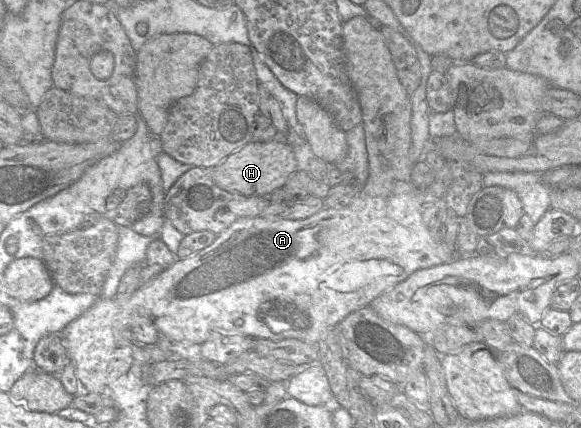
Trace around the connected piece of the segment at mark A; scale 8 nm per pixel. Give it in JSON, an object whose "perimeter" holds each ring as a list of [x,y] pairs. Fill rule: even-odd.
{"perimeter":[[[355,16],[342,26],[343,46],[345,52],[346,69],[351,84],[357,94],[362,111],[362,125],[365,130],[366,148],[369,162],[369,175],[366,182],[359,189],[353,201],[344,208],[323,208],[320,212],[301,220],[291,219],[265,219],[262,217],[242,217],[233,222],[226,230],[217,235],[214,242],[208,247],[198,251],[194,255],[176,259],[158,277],[149,283],[140,286],[126,303],[117,303],[113,299],[100,298],[91,308],[80,317],[68,324],[60,333],[63,343],[67,349],[70,361],[74,364],[76,375],[81,385],[81,391],[88,393],[107,392],[107,367],[117,345],[115,342],[115,331],[130,329],[132,320],[137,316],[147,317],[153,321],[159,334],[165,336],[175,344],[198,344],[202,345],[210,337],[221,334],[244,335],[254,339],[264,338],[271,340],[282,340],[286,338],[297,338],[307,343],[317,344],[328,332],[329,329],[338,325],[346,316],[361,307],[369,306],[379,295],[408,278],[414,272],[450,262],[456,258],[456,248],[444,243],[437,234],[433,234],[425,225],[422,218],[422,205],[413,193],[411,183],[411,170],[415,163],[410,160],[411,145],[411,101],[402,86],[392,55],[388,49],[385,38],[380,28],[374,27],[364,16]],[[292,328],[296,333],[280,333]]]}

